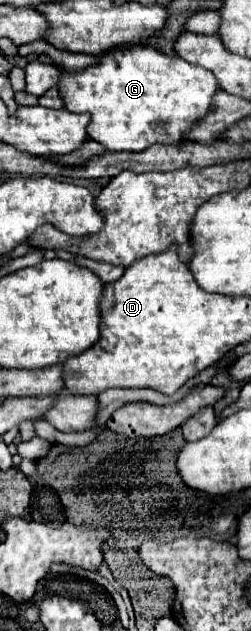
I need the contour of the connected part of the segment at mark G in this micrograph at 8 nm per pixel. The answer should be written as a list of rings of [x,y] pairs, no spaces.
[[[150,45],[138,47],[114,47],[110,53],[98,57],[96,65],[80,71],[64,71],[58,81],[58,93],[68,111],[90,113],[90,139],[102,143],[110,151],[144,151],[150,145],[178,145],[182,133],[194,125],[210,109],[212,97],[218,91],[212,71],[192,65],[178,55],[166,55]]]

